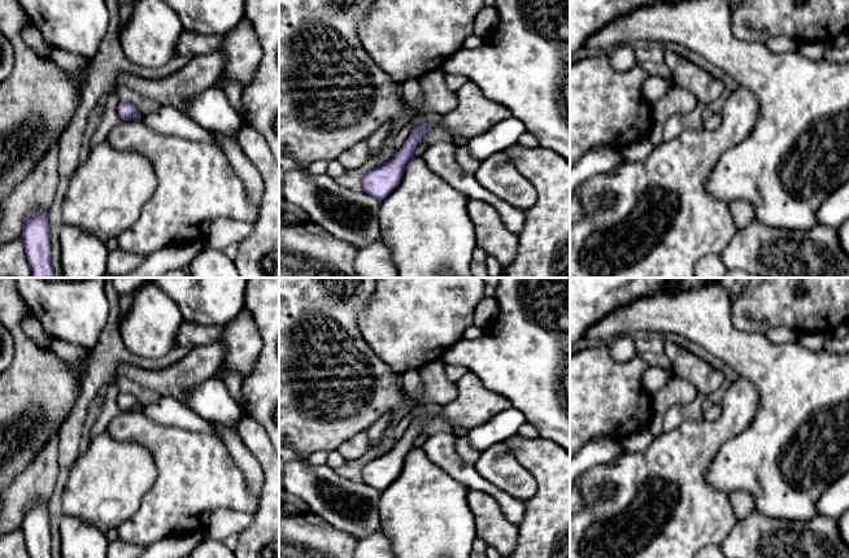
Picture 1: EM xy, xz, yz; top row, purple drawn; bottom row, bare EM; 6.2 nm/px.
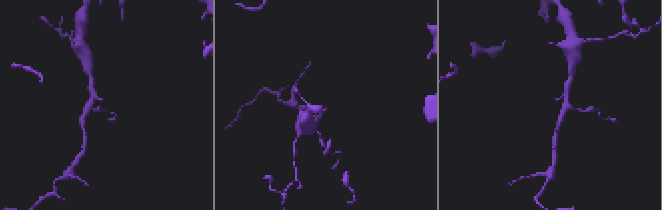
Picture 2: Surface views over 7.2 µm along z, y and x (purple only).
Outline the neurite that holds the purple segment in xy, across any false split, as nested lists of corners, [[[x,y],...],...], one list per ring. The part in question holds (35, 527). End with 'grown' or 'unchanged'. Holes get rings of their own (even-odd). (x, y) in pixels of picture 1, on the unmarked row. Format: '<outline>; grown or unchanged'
[[[35,502],[29,506],[19,529],[30,558],[52,558],[48,502]]]; unchanged

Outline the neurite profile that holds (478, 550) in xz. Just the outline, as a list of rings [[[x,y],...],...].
[[[476,536],[473,548],[471,548],[471,558],[486,558],[486,549],[489,545]]]

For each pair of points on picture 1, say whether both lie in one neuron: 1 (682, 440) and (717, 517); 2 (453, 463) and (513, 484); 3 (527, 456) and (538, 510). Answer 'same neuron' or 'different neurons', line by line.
1: same neuron
2: different neurons
3: same neuron

